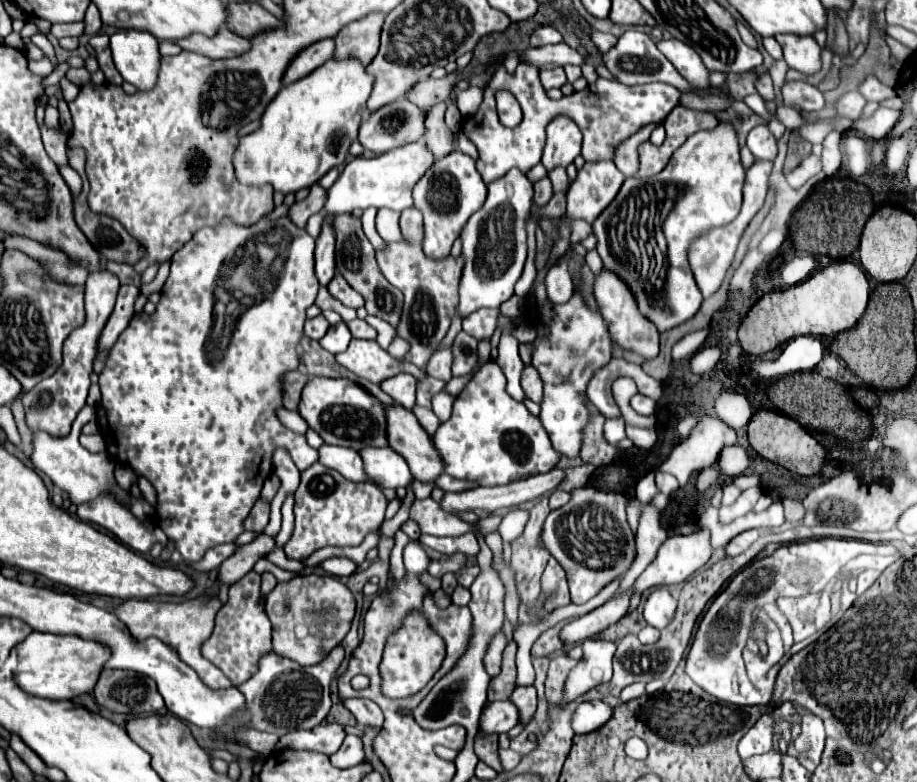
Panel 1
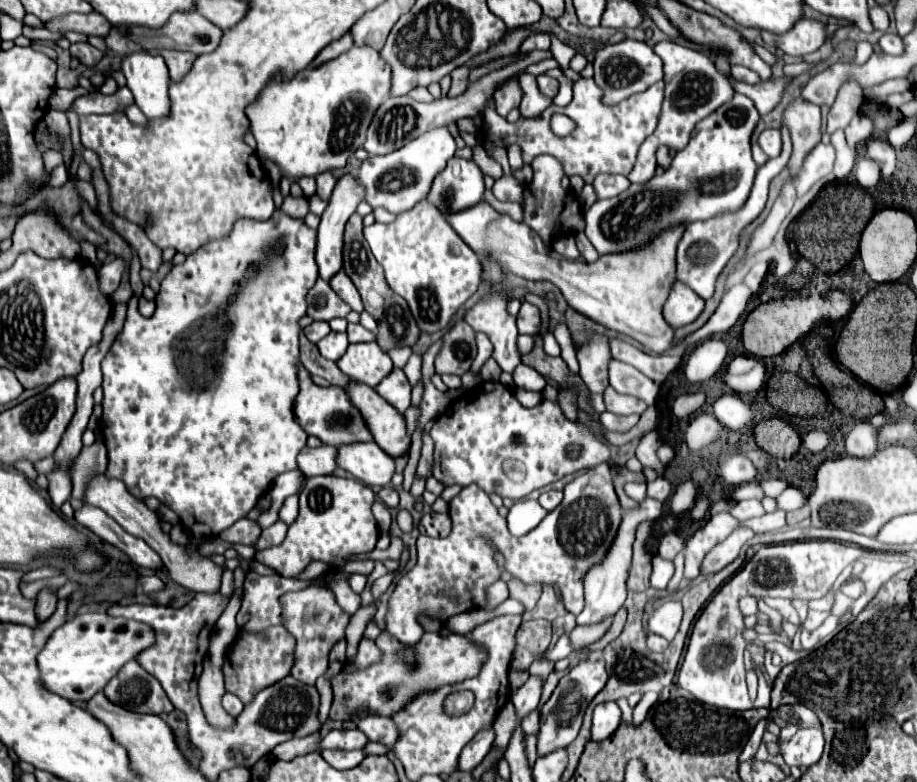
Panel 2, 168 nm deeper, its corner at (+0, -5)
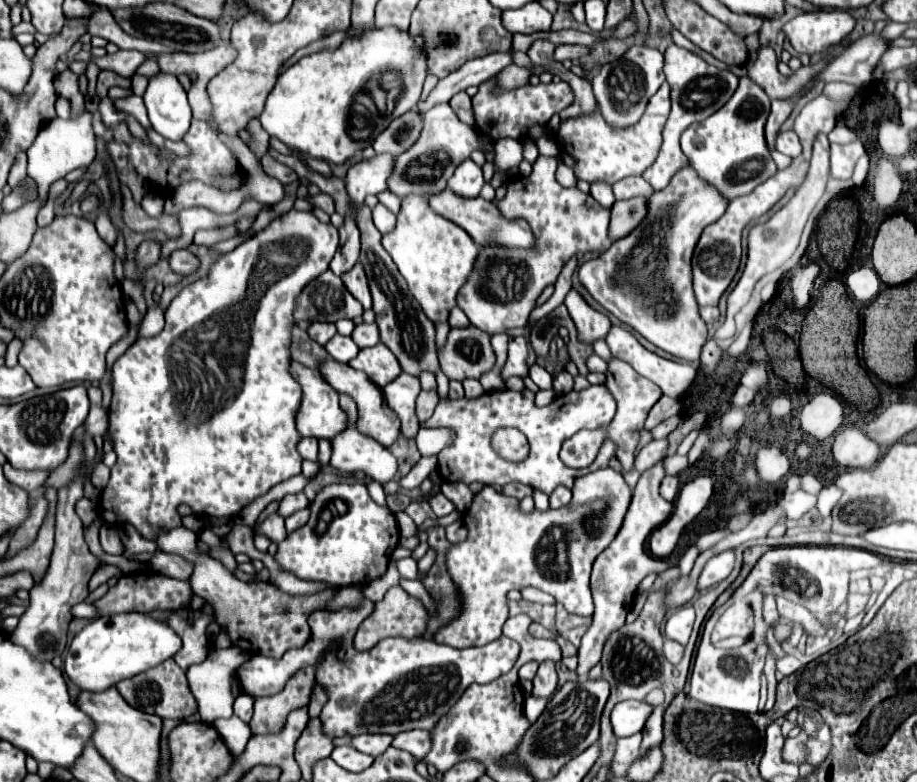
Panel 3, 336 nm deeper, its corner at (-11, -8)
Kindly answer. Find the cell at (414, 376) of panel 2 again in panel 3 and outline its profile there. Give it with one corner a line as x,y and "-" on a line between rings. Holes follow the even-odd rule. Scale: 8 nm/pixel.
427,391
419,393
419,399
417,399
417,417
419,417
421,423
425,423
433,415
437,403
439,403
439,395
437,393
427,393

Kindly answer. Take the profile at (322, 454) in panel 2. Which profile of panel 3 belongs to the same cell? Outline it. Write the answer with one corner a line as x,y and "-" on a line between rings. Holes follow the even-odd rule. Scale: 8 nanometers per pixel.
303,437
303,439
299,441
297,449
299,449
299,455
301,455
303,459
309,459
309,461
319,463
319,459
317,459
319,449
317,449
317,439
315,439
315,437

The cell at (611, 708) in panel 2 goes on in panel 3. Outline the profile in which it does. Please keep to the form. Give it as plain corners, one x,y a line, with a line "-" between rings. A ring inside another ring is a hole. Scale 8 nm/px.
621,701
615,705
611,713
611,725
617,737
629,737
633,733
639,733
653,711
651,705
645,701

